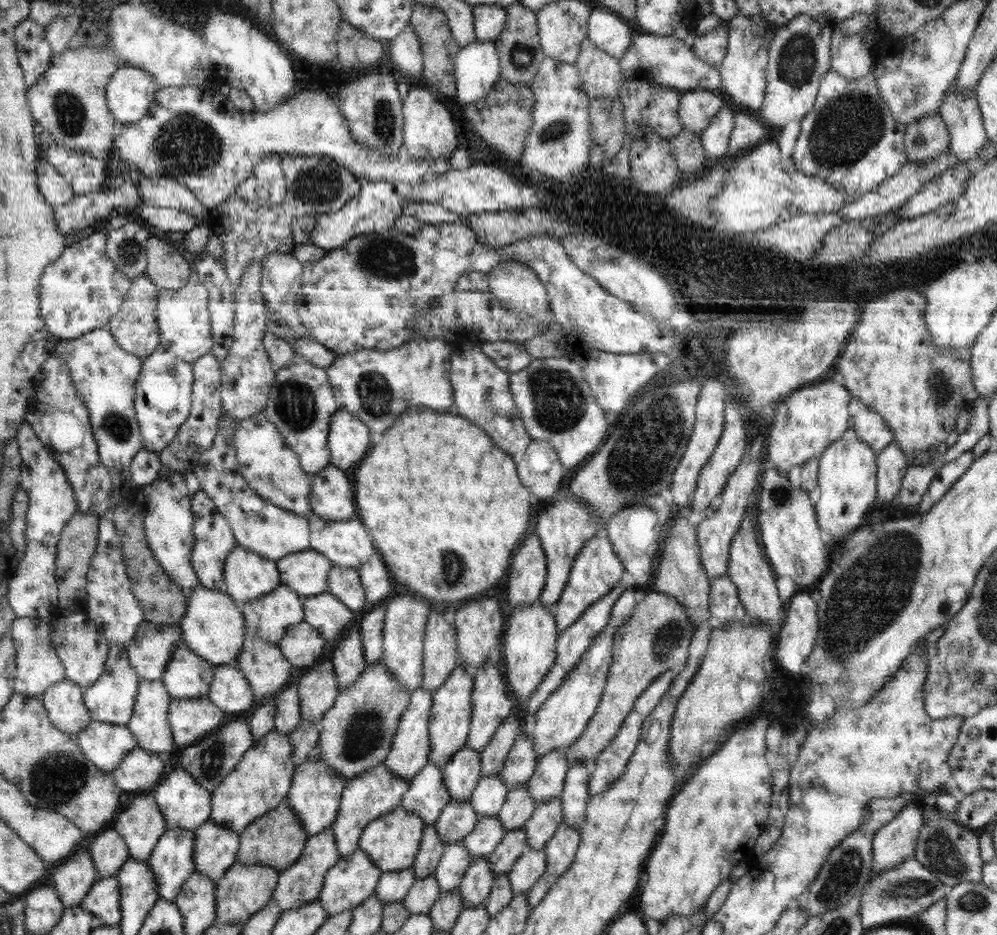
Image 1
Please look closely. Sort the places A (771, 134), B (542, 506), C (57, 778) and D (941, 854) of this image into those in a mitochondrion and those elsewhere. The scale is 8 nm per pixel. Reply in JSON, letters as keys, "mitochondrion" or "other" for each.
{"A":"other","B":"other","C":"mitochondrion","D":"mitochondrion"}

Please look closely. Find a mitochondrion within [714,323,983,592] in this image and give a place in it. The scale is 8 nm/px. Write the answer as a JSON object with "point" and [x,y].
{"point":[940,389]}

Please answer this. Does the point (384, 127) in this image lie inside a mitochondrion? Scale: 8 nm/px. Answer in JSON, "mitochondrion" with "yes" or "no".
{"mitochondrion":"yes"}

